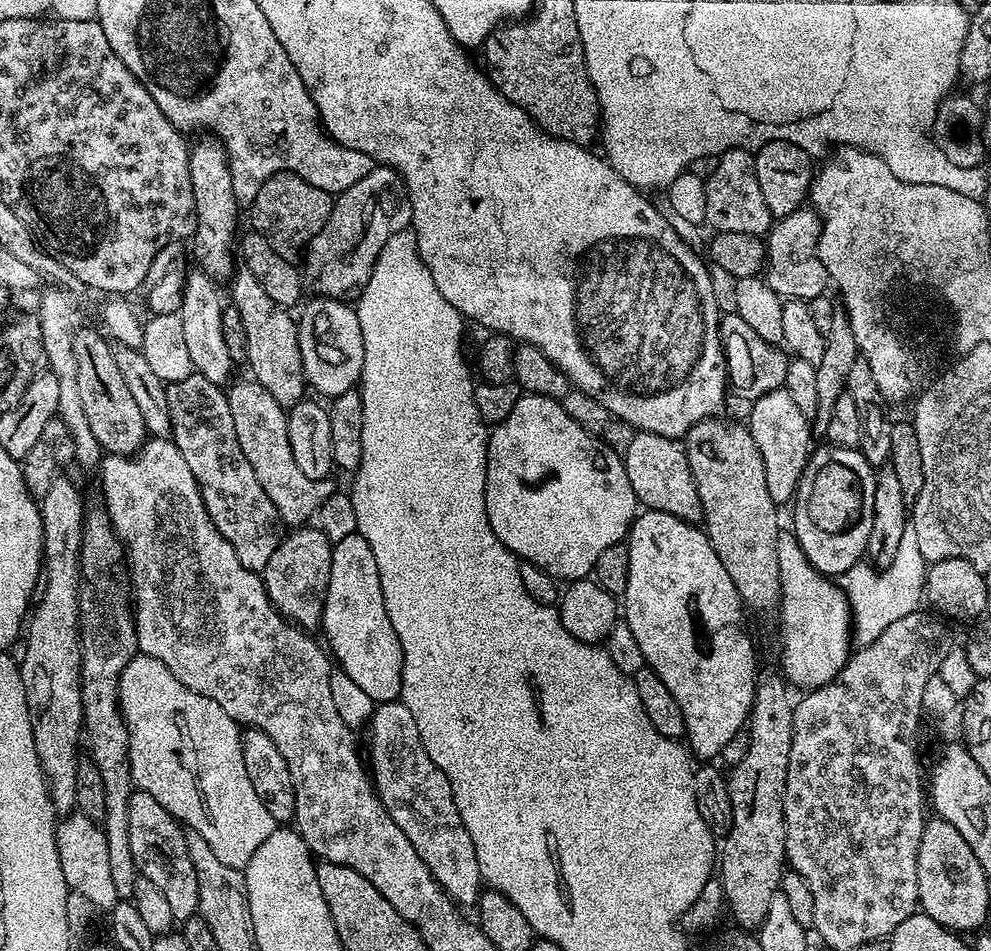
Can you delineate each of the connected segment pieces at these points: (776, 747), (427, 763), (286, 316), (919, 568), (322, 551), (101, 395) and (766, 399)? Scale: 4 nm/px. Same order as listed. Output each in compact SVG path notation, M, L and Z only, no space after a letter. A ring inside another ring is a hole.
M761 667L756 674L756 697L746 725L746 758L728 776L732 828L718 848L718 879L724 888L726 908L744 930L759 929L786 871L784 787L794 738L794 696L788 693L790 684L783 671L773 668Z
M399 700L376 704L372 716L368 719L366 732L368 732L366 760L370 765L370 778L390 818L398 822L402 834L410 838L414 850L418 850L422 862L426 862L426 866L432 871L432 877L453 901L460 906L475 905L482 891L478 854L474 854L474 842L468 831L464 829L462 814L458 814L458 806L454 806L454 794L450 790L450 782L446 774L442 774L442 770L434 766L434 758L426 754L426 746L422 746L422 738L418 738L418 726L414 726L414 718L410 710L406 710L406 706Z
M240 270L233 275L230 281L232 287L231 307L242 314L242 327L246 330L246 354L248 355L246 367L249 368L251 379L257 380L259 384L270 394L274 394L274 402L278 402L280 407L287 410L299 400L305 399L306 381L304 378L304 367L302 366L302 350L298 346L298 324L291 316L289 309L283 304L274 302L266 290L262 290L262 285L254 274L247 270Z
M909 526L902 530L902 542L898 542L898 551L889 565L877 570L871 563L861 562L850 566L850 570L838 577L839 586L848 595L848 605L852 607L852 627L857 645L874 642L890 622L898 622L898 618L906 618L906 614L921 607L925 599L925 573L926 561L918 548L918 534Z
M300 526L289 532L292 533L281 539L278 550L270 554L270 562L266 562L262 573L264 589L270 602L284 617L300 628L316 630L320 628L324 595L330 582L333 544L318 526Z
M80 326L74 334L74 359L78 366L78 395L82 411L86 414L86 422L90 422L94 438L98 438L105 453L131 456L144 445L146 439L142 414L114 362L113 345L97 332Z
M784 387L762 394L751 401L749 408L752 409L748 412L746 423L758 446L758 454L762 454L762 466L766 466L766 486L770 489L770 498L777 506L784 506L787 500L789 503L795 497L808 457L812 454L812 425Z

